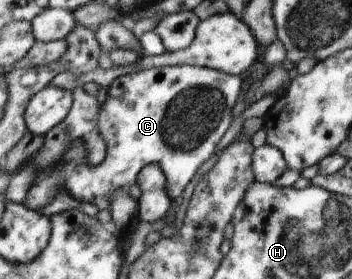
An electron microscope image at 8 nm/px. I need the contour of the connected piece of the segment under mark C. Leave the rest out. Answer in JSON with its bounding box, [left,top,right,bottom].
[25,65,243,211]

